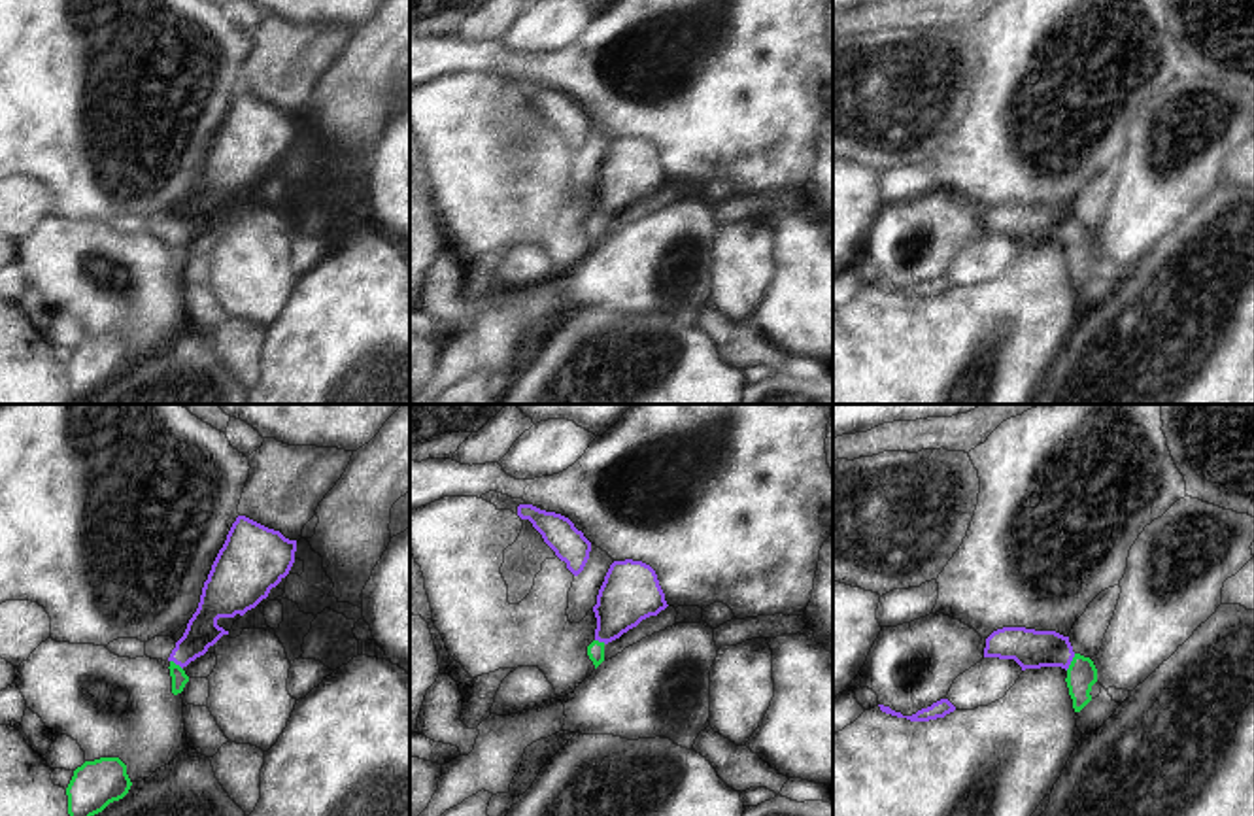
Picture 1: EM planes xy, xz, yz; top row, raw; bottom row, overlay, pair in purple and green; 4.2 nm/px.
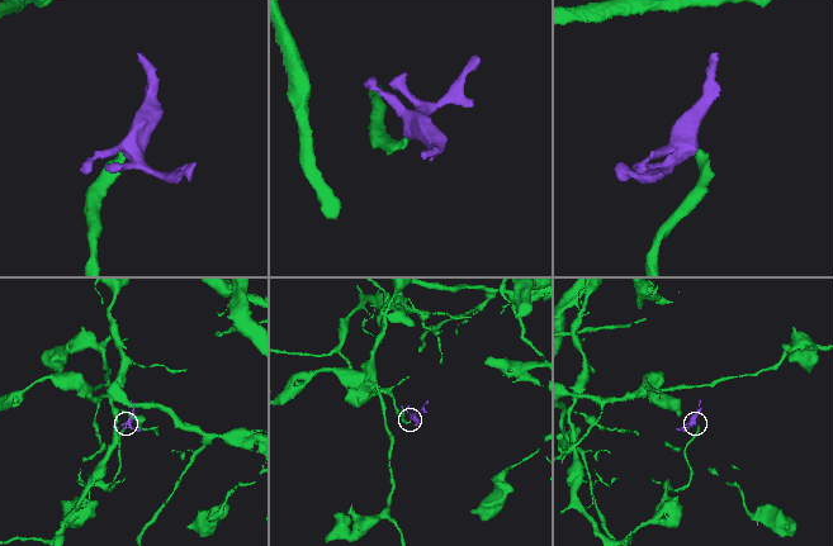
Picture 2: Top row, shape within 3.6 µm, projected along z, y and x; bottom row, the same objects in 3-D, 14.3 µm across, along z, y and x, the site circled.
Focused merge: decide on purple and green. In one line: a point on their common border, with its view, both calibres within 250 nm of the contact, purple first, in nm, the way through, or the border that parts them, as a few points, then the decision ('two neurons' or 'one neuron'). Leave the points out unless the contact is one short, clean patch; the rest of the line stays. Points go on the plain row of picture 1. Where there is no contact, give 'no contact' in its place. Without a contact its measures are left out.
yz (1071, 237) | 170/130 nm | across yz (1030, 225), (1050, 225), (1071, 237), (1081, 252) | one neuron

